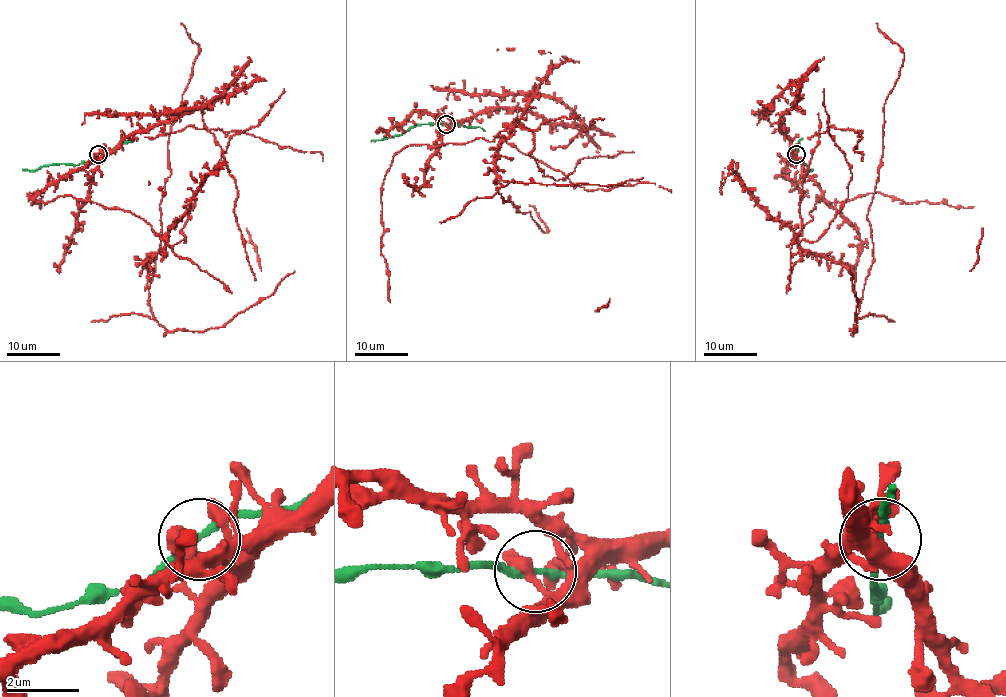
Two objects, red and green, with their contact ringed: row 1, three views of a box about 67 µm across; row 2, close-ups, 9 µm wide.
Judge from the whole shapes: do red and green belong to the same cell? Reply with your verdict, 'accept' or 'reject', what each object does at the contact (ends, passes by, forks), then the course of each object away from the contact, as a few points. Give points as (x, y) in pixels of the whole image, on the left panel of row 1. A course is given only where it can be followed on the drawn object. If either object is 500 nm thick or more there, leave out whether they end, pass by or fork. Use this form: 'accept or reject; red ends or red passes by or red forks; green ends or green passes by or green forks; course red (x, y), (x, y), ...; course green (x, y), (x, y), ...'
accept; course red (98, 154), (91, 201), (143, 218), (164, 244), (147, 261), (148, 289), (170, 126), (199, 47), (181, 23); course green (98, 154), (77, 165), (53, 163), (35, 170), (23, 169)

